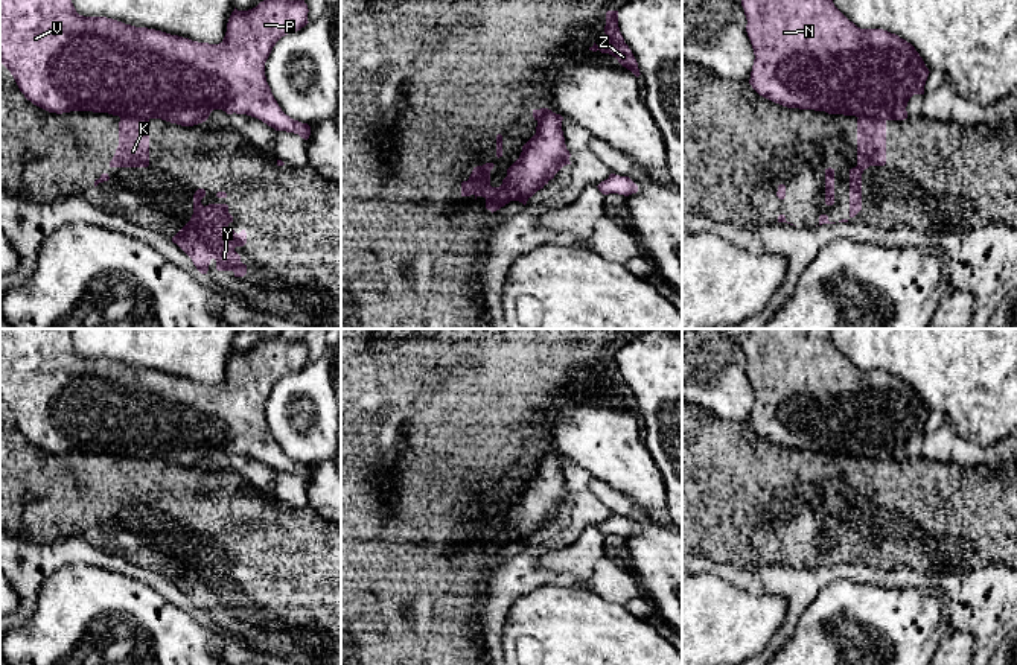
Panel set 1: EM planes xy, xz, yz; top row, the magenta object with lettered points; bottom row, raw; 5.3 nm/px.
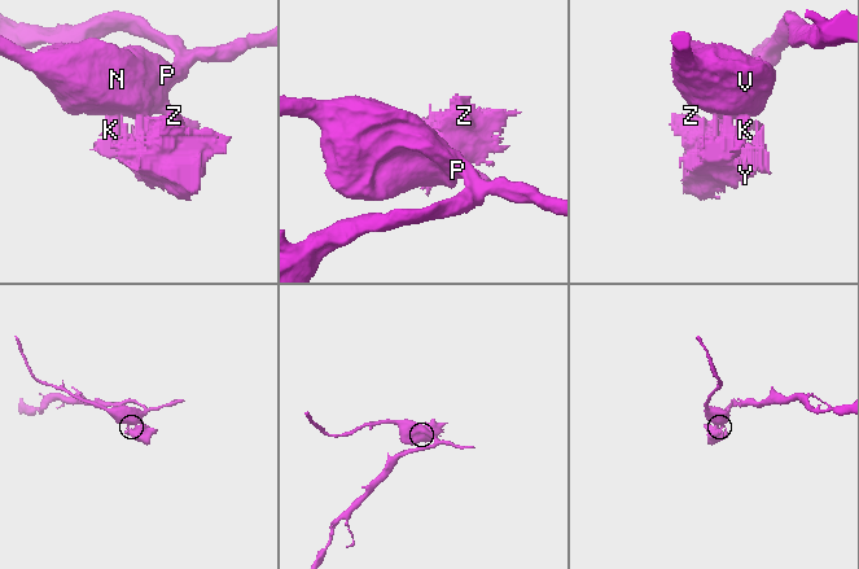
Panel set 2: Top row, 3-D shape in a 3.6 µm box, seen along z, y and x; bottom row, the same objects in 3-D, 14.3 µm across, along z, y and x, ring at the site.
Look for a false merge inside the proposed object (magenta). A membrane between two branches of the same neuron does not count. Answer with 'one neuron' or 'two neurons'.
two neurons

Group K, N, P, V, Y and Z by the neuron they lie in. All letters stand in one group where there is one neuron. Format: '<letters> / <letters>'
K Y Z / N P V

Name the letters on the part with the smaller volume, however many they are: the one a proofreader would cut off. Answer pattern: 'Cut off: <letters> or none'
Cut off: K, Y, Z

